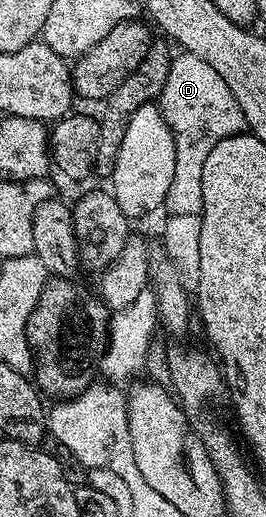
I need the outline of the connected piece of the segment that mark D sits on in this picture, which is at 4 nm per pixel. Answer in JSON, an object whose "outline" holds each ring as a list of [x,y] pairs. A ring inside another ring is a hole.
{"outline":[[[187,53],[177,54],[171,60],[158,106],[166,125],[170,125],[174,149],[178,153],[174,161],[174,181],[170,181],[170,193],[166,193],[164,207],[168,215],[200,215],[204,209],[202,165],[206,165],[206,156],[218,141],[241,134],[240,106],[234,101],[234,93],[230,93],[230,85],[226,85],[206,61]]]}

